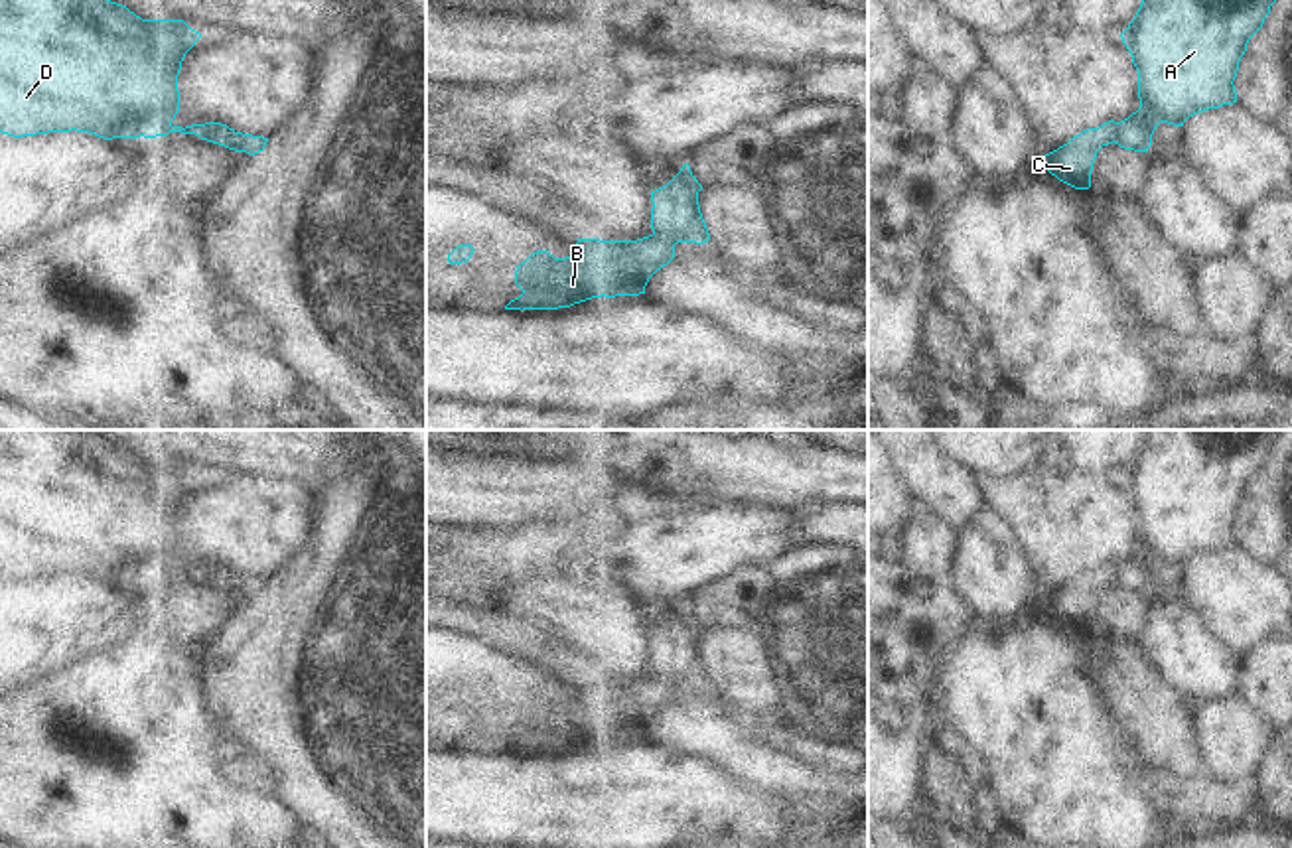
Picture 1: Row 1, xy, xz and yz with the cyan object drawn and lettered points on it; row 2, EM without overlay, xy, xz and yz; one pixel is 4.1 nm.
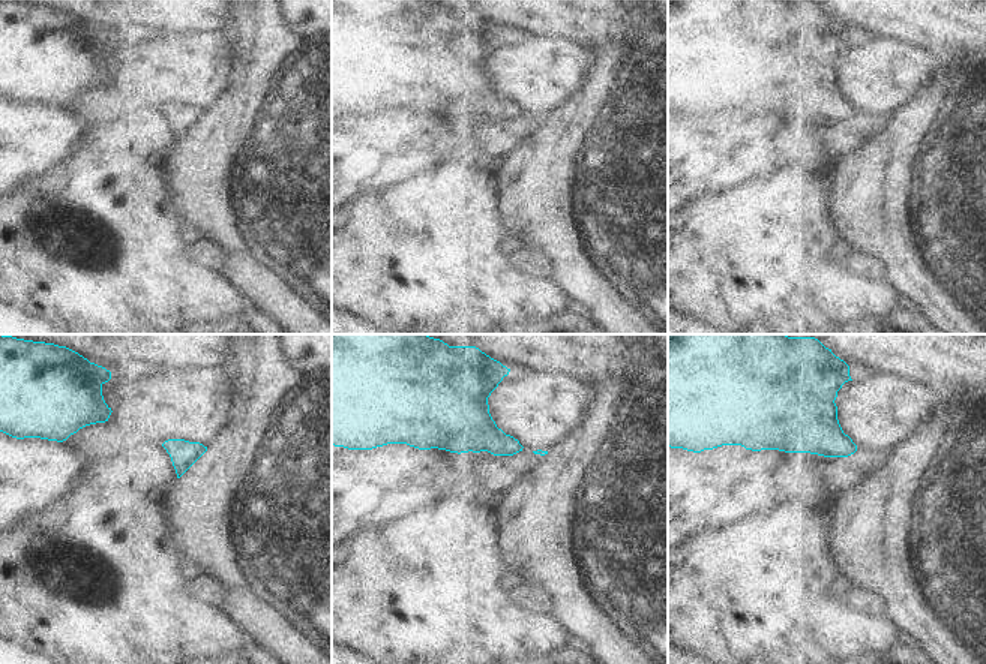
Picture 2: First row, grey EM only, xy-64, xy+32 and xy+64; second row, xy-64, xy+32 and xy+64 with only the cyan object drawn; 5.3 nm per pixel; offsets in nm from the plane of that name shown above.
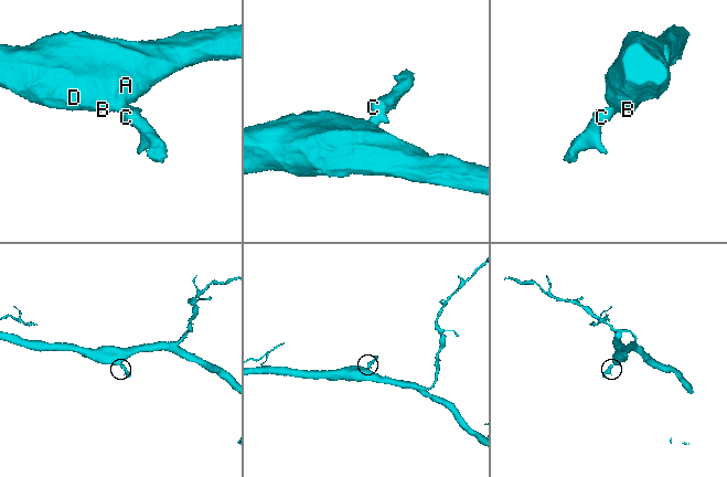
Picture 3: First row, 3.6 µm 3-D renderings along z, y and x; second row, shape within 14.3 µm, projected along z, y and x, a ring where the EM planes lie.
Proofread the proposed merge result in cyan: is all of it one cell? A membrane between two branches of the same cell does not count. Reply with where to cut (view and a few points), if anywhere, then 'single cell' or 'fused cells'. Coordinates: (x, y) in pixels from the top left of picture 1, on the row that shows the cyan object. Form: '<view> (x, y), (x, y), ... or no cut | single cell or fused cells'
no cut | single cell

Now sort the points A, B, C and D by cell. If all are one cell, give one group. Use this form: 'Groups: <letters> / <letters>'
Groups: A B C D.

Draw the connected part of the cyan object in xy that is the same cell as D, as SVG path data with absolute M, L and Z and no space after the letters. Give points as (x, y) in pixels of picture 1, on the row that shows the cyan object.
M0 0L0 132L22 138L77 130L105 140L181 132L251 156L262 152L268 138L221 122L172 124L181 61L199 37L183 20L142 20L110 0Z

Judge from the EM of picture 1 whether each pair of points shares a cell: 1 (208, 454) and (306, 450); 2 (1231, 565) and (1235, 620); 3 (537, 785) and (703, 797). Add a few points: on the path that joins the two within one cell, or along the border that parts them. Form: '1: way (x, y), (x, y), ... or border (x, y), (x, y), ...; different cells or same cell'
1: way (231, 450), (283, 450); same cell
2: way (1231, 578), (1235, 606); same cell
3: way (578, 797), (661, 797); same cell

